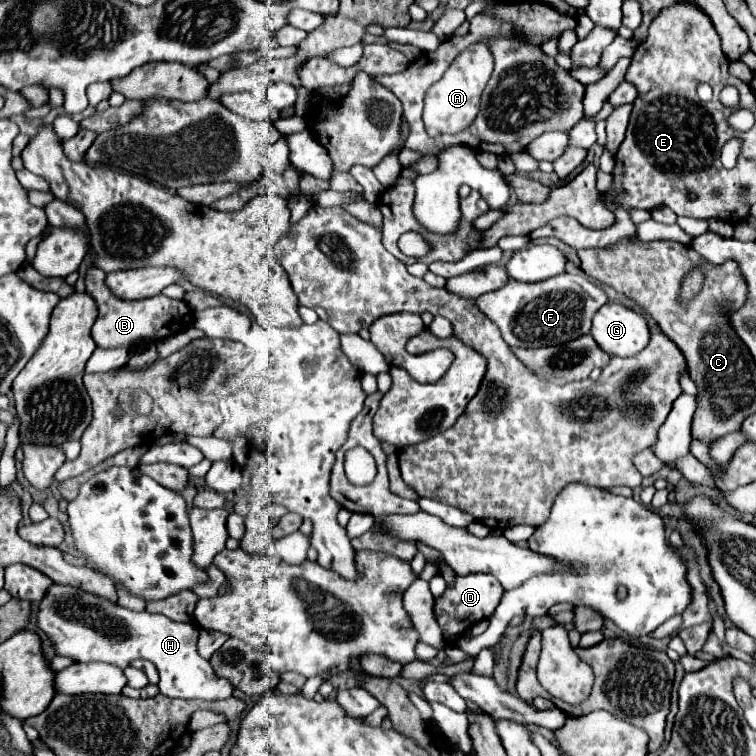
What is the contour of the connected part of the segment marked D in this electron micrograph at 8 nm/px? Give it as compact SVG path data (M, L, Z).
M492 574L455 576L455 582L445 588L443 596L433 598L433 616L441 626L445 642L457 642L473 624L487 620L499 604L504 588Z

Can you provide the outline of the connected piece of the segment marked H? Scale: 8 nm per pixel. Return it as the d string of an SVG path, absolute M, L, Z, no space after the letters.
M51 584L37 608L37 628L53 642L57 656L67 656L73 662L107 662L125 670L135 658L145 658L157 666L159 690L169 698L201 698L219 700L229 698L233 686L215 676L209 660L197 654L199 630L187 622L175 622L163 614L151 614L147 610L133 612L83 592L83 588L71 588L71 584Z

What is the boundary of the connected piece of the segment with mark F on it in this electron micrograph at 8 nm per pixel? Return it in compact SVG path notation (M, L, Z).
M559 274L535 284L509 280L503 288L479 296L475 304L479 304L479 310L499 326L507 344L521 348L557 346L589 334L595 312L607 302L605 292L591 282L587 286L587 282L587 278L575 274Z

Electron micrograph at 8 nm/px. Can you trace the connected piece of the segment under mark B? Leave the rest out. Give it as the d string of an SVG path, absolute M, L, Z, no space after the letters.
M91 268L87 272L87 294L97 302L99 316L93 324L93 340L99 348L117 348L117 346L131 346L139 348L149 340L161 340L173 332L181 332L191 324L191 310L183 300L171 300L163 294L151 296L147 300L123 302L117 300L105 286L105 272L99 268Z

